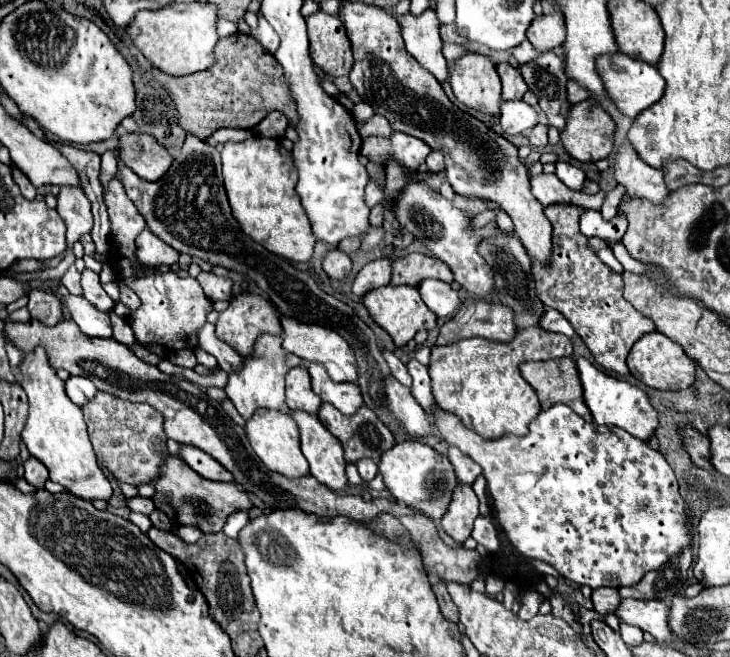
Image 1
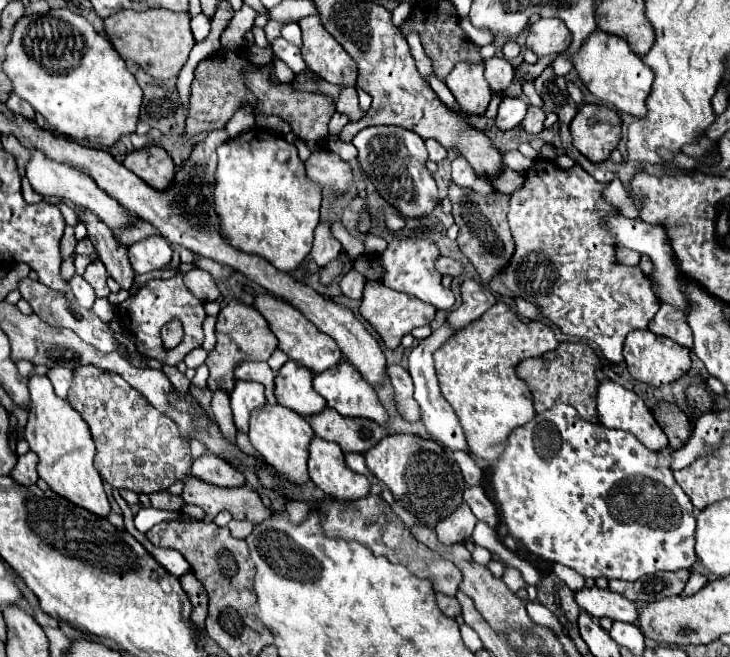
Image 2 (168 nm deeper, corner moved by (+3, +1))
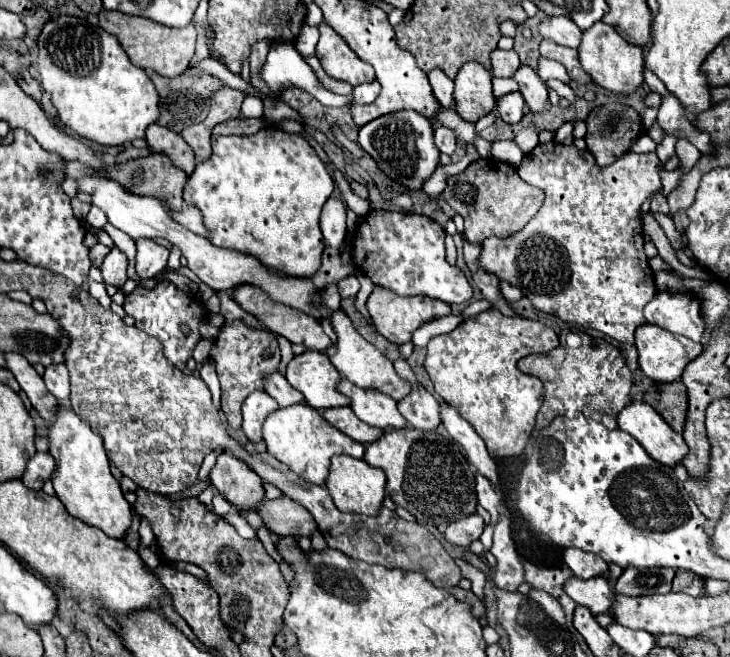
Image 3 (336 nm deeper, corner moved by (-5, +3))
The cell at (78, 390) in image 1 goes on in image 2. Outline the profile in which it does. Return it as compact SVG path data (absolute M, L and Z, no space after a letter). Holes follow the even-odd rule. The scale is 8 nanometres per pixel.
M51 368L47 376L49 376L49 380L53 382L55 394L57 394L59 398L67 398L69 388L71 388L71 382L73 382L71 370L69 370L69 368Z

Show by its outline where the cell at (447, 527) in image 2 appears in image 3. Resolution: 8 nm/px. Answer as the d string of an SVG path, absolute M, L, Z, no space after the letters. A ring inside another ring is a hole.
M473 514L473 516L467 516L463 520L457 520L457 522L449 524L447 530L445 530L445 538L453 546L469 548L469 544L481 536L483 528L485 528L483 518L479 514Z

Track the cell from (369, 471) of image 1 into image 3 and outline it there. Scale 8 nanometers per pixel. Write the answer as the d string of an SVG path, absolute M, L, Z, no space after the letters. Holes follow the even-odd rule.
M307 404L279 408L275 414L271 414L263 424L263 440L271 456L287 464L295 474L311 484L325 484L329 464L335 454L353 454L353 458L363 458L363 444L339 432Z

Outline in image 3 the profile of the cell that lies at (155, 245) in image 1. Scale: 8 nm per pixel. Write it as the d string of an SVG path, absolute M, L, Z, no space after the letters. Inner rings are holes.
M147 238L135 240L135 246L137 246L135 268L141 278L155 278L165 270L169 258L169 250L165 246L159 246Z

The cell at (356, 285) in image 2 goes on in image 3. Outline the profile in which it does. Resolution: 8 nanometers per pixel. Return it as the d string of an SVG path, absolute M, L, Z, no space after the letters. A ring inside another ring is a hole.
M349 276L337 284L337 290L341 298L353 298L359 292L359 282L355 276Z

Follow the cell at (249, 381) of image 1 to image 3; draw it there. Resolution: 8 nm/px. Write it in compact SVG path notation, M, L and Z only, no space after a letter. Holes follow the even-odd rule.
M253 392L243 402L243 432L251 442L261 442L261 426L265 418L275 412L279 404L267 392Z

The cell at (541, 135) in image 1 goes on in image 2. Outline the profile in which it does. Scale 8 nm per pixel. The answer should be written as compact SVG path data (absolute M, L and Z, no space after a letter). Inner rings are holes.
M529 106L527 110L527 116L523 120L523 130L529 132L529 134L539 134L543 130L543 122L545 122L545 112L541 108L535 108L535 106Z

